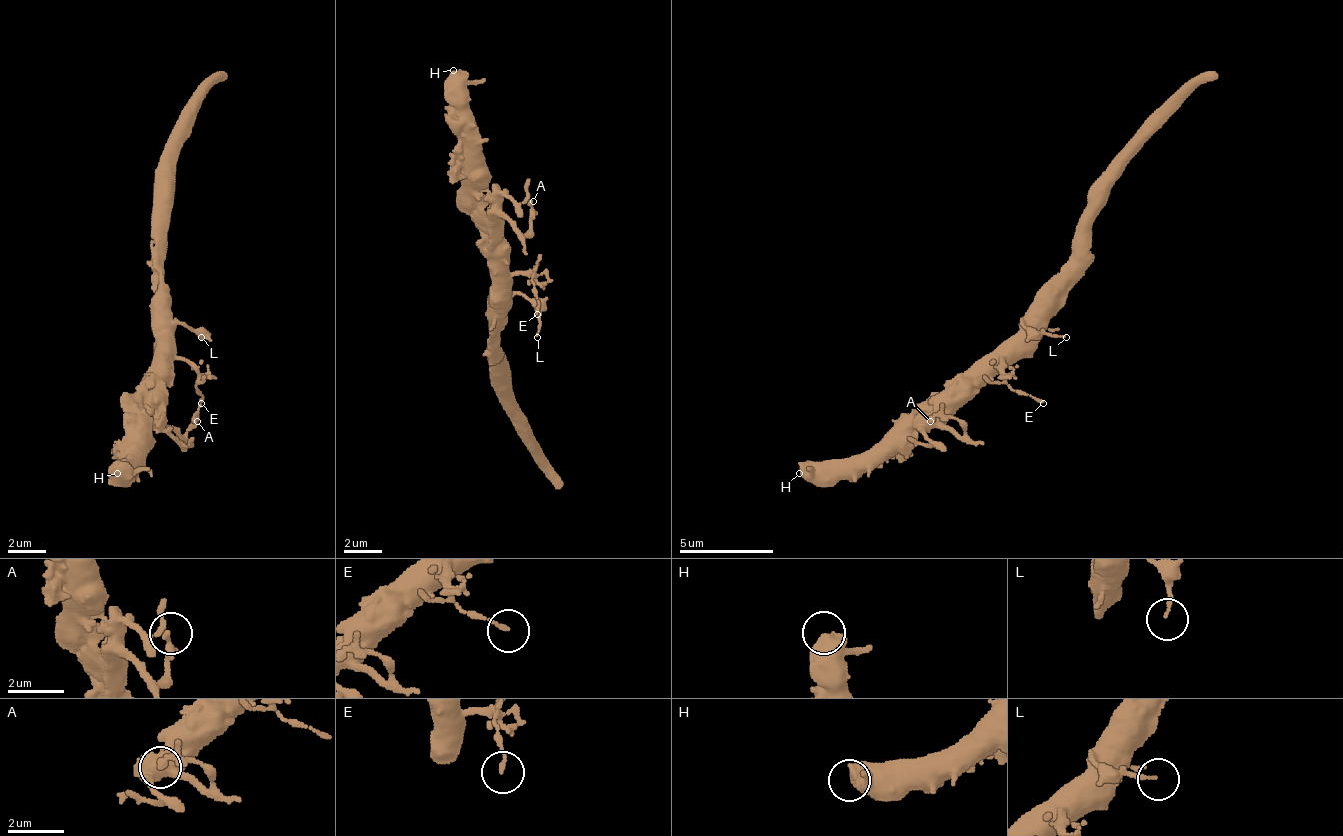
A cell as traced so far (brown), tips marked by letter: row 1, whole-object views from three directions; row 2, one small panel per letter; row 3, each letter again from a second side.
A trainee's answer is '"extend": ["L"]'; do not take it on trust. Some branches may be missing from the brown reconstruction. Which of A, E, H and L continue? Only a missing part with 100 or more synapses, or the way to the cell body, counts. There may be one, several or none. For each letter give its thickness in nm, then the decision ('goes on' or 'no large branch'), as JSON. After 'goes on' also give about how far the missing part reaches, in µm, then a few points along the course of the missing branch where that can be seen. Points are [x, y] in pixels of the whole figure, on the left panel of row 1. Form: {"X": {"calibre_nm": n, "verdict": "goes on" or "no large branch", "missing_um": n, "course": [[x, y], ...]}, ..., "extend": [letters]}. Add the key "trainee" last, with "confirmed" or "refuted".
{"A": {"calibre_nm": 280, "verdict": "no large branch"}, "E": {"calibre_nm": 120, "verdict": "no large branch"}, "H": {"calibre_nm": 500, "verdict": "no large branch"}, "L": {"calibre_nm": 110, "verdict": "no large branch"}, "extend": [], "trainee": "refuted"}

